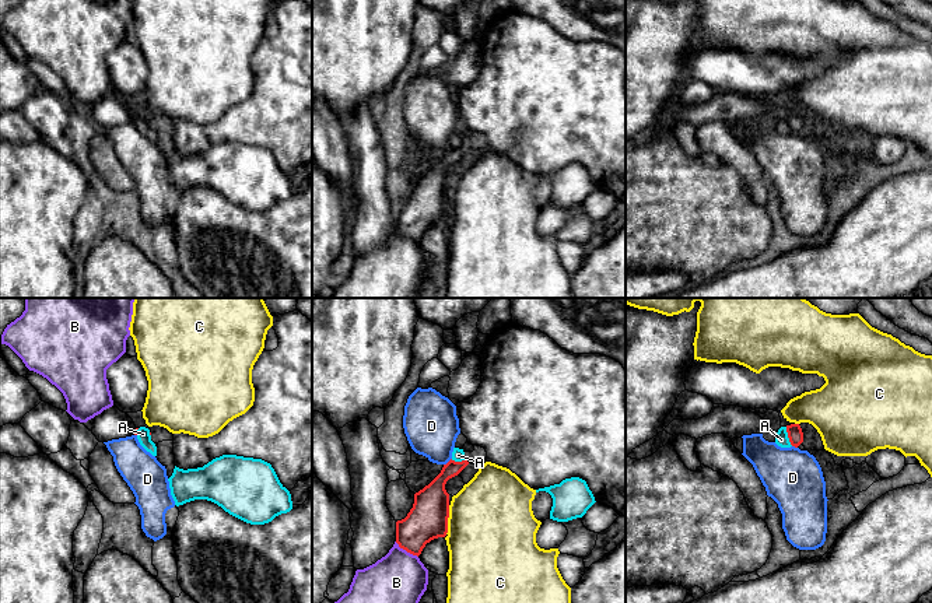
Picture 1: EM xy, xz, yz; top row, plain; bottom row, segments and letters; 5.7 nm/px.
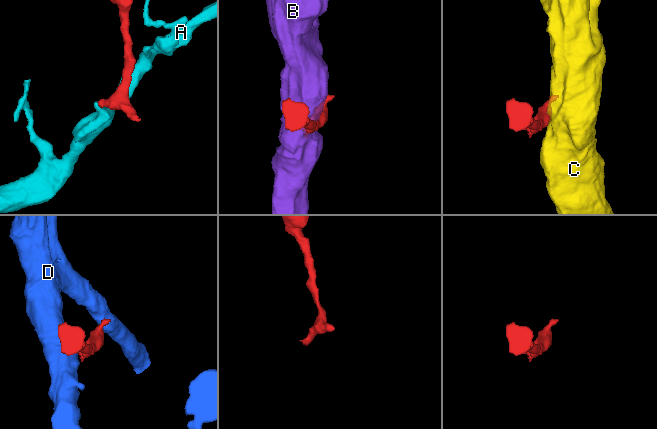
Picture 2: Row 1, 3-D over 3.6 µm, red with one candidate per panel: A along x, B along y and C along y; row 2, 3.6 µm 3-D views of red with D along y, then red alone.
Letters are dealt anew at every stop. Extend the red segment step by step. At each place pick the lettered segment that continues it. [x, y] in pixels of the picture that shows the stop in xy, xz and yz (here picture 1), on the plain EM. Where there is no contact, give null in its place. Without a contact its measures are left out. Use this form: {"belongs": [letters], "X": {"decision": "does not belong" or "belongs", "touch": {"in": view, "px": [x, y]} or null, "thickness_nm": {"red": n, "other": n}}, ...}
{"belongs": [], "A": {"decision": "does not belong", "touch": {"in": "yz", "px": [788, 123]}, "thickness_nm": {"red": 90, "other": 70}}, "B": {"decision": "does not belong", "touch": {"in": "xz", "px": [406, 237]}, "thickness_nm": {"red": 220, "other": 360}}, "C": {"decision": "does not belong", "touch": {"in": "xz", "px": [447, 206]}, "thickness_nm": {"red": 220, "other": 480}}, "D": {"decision": "does not belong", "touch": {"in": "xz", "px": [448, 149]}, "thickness_nm": {"red": 190, "other": 320}}}

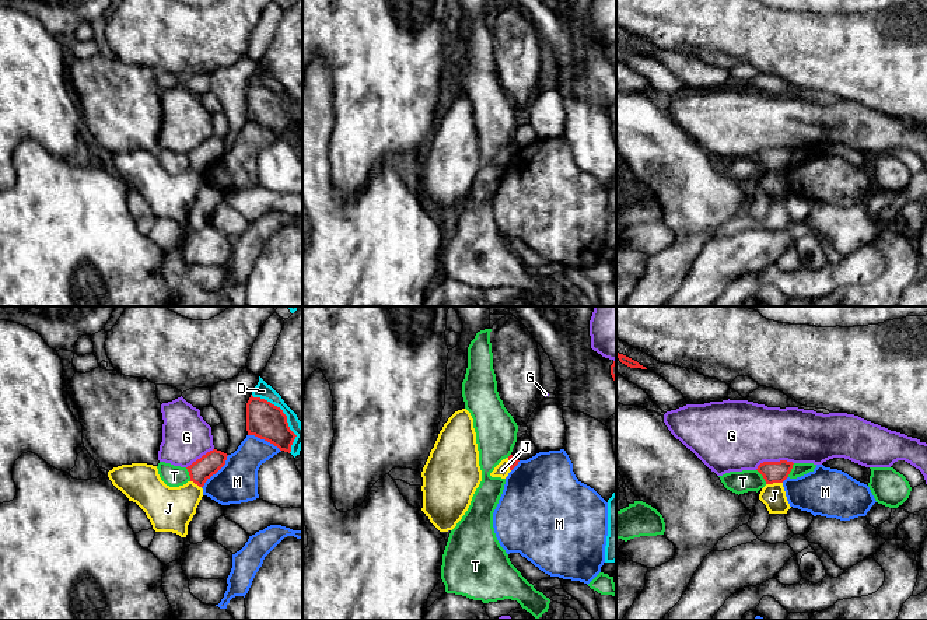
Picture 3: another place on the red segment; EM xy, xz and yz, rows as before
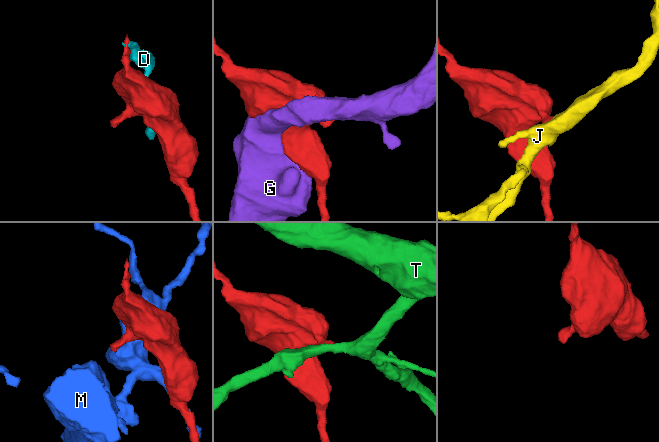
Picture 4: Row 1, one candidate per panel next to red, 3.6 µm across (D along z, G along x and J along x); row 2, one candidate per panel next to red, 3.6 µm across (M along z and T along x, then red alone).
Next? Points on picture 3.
{"belongs": [], "D": {"decision": "does not belong", "touch": {"in": "xy", "px": [286, 102]}, "thickness_nm": {"red": 200, "other": 90}}, "G": {"decision": "does not belong", "touch": {"in": "yz", "px": [773, 149]}, "thickness_nm": {"red": 130, "other": 400}}, "J": {"decision": "does not belong", "touch": {"in": "yz", "px": [773, 168]}, "thickness_nm": {"red": 130, "other": 140}}, "M": {"decision": "does not belong", "touch": {"in": "xy", "px": [216, 158]}, "thickness_nm": {"red": 120, "other": 240}}, "T": {"decision": "does not belong", "touch": {"in": "yz", "px": [762, 161]}, "thickness_nm": {"red": 130, "other": 130}}}

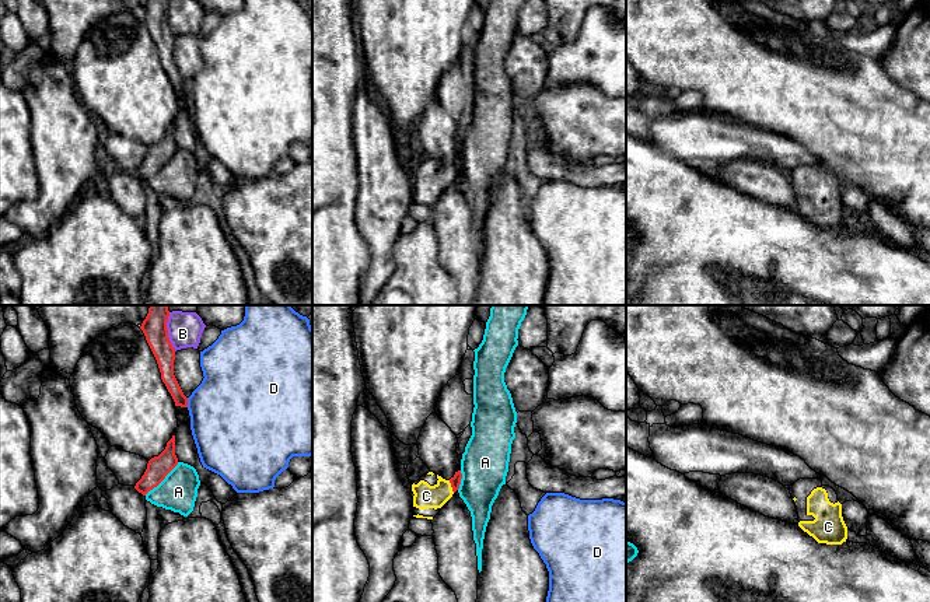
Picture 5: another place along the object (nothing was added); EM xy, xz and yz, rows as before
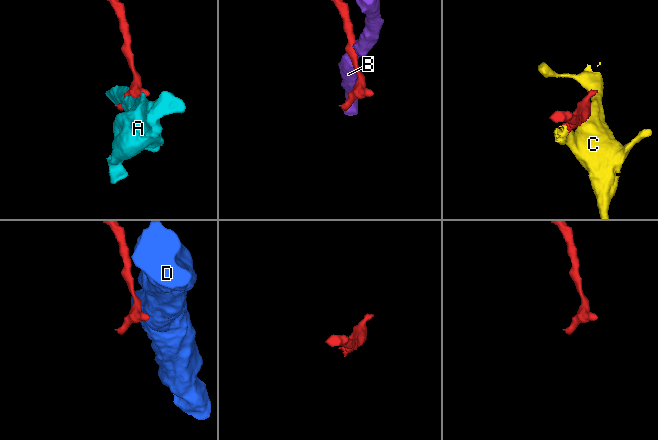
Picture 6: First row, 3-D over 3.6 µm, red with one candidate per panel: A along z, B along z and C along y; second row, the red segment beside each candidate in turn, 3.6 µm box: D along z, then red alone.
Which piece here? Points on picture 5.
{"belongs": ["C"], "A": {"decision": "does not belong", "touch": {"in": "xy", "px": [161, 167]}, "thickness_nm": {"red": 130, "other": 220}}, "B": {"decision": "does not belong", "touch": {"in": "xy", "px": [167, 18]}, "thickness_nm": {"red": 140, "other": 190}}, "C": {"decision": "belongs", "touch": {"in": "xz", "px": [451, 172]}, "thickness_nm": {"red": 60, "other": 140}}, "D": {"decision": "does not belong", "touch": {"in": "xy", "px": [186, 88]}, "thickness_nm": {"red": 90, "other": 460}}}

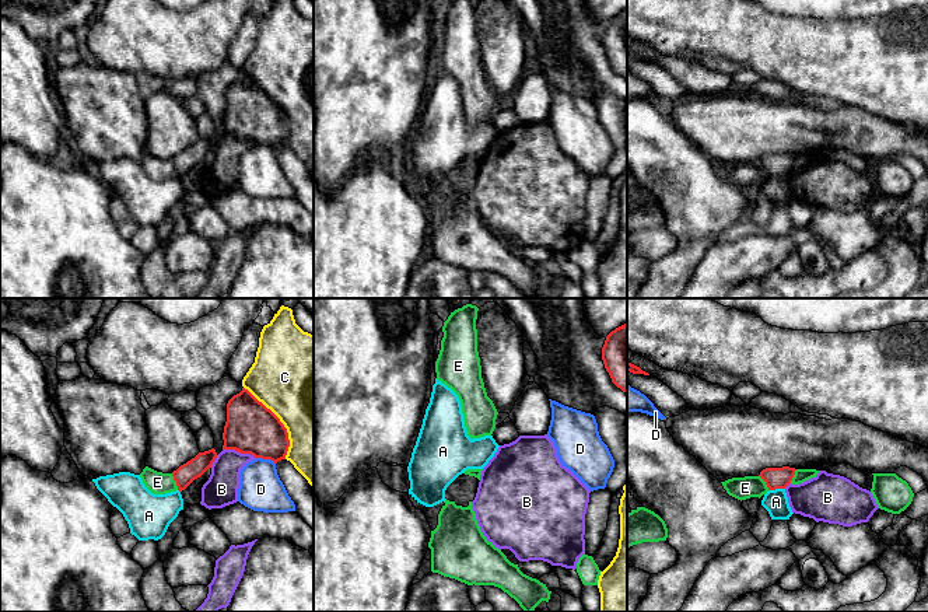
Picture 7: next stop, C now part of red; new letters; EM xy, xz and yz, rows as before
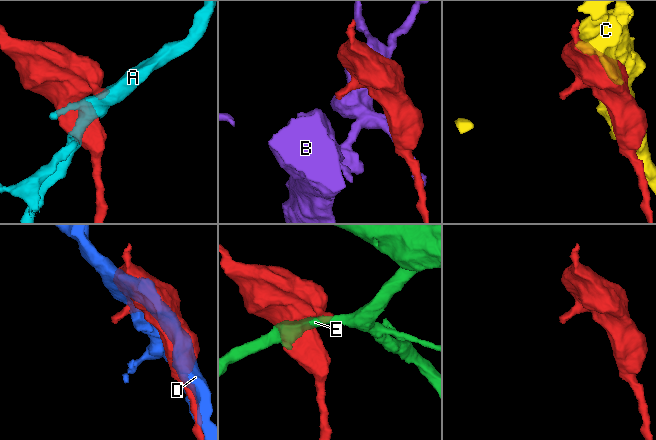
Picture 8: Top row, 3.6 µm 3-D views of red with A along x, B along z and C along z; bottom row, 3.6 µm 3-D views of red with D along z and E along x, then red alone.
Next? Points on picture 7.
{"belongs": [], "A": {"decision": "does not belong", "touch": {"in": "yz", "px": [776, 174]}, "thickness_nm": {"red": 130, "other": 140}}, "B": {"decision": "does not belong", "touch": {"in": "xy", "px": [240, 137]}, "thickness_nm": {"red": 300, "other": 190}}, "C": {"decision": "does not belong", "touch": {"in": "xy", "px": [280, 108]}, "thickness_nm": {"red": 300, "other": 480}}, "D": {"decision": "does not belong", "touch": {"in": "xy", "px": [266, 144]}, "thickness_nm": {"red": 300, "other": 260}}, "E": {"decision": "does not belong", "touch": {"in": "xy", "px": [175, 167]}, "thickness_nm": {"red": 110, "other": 130}}}

